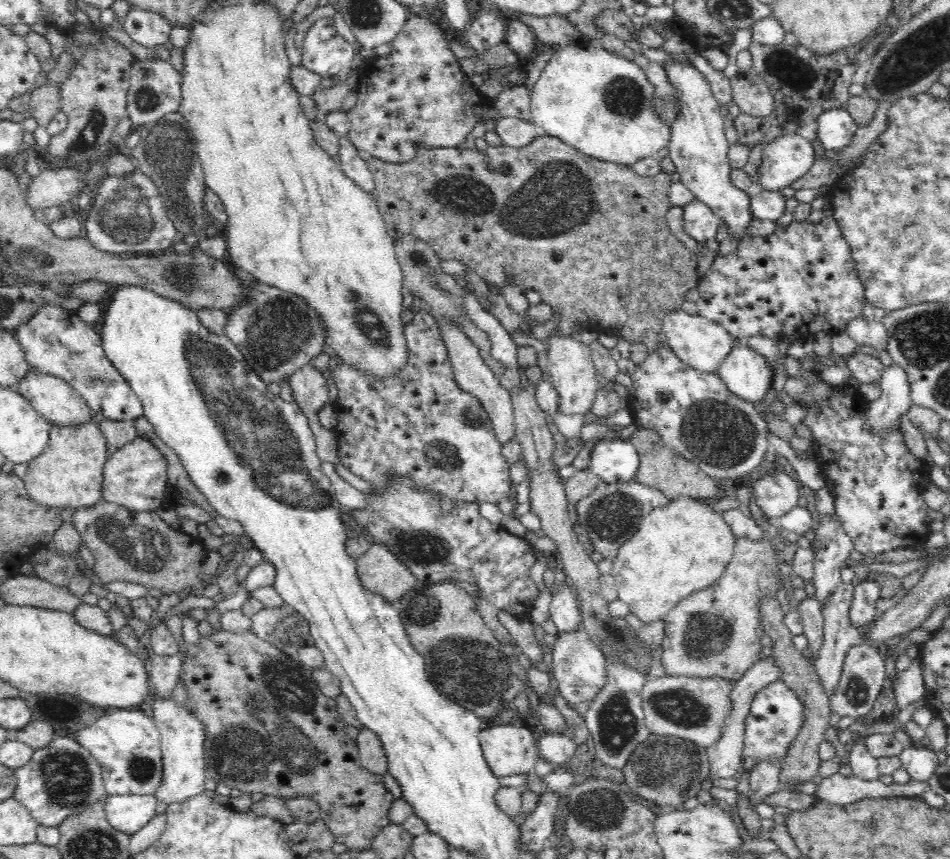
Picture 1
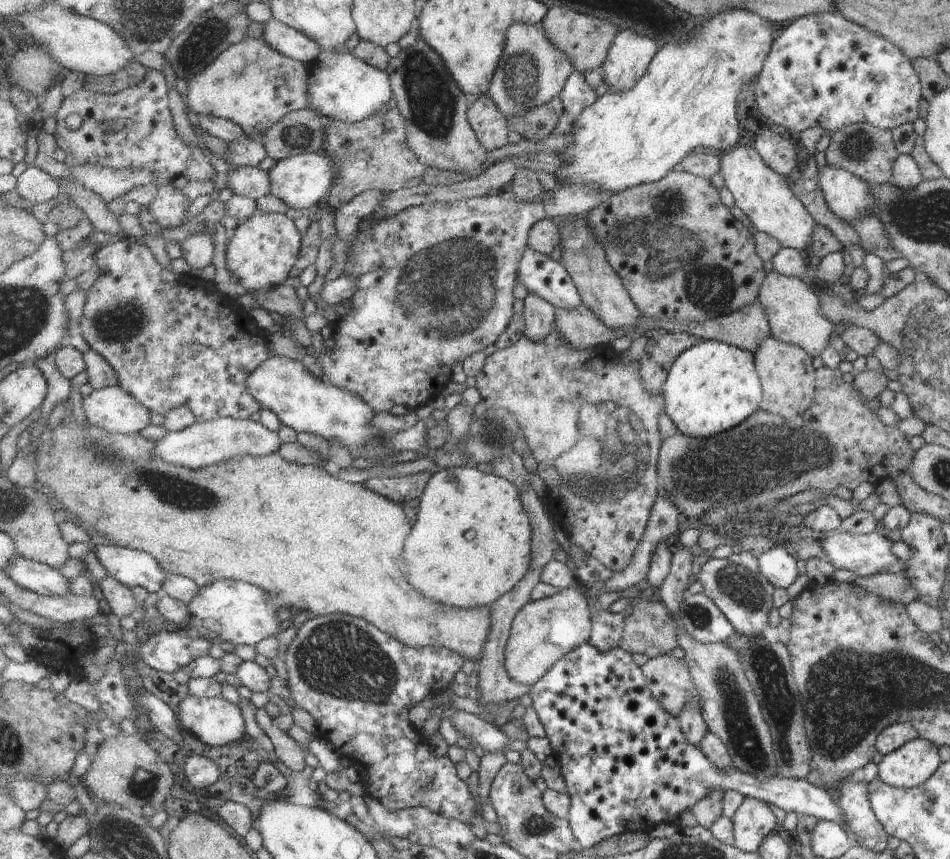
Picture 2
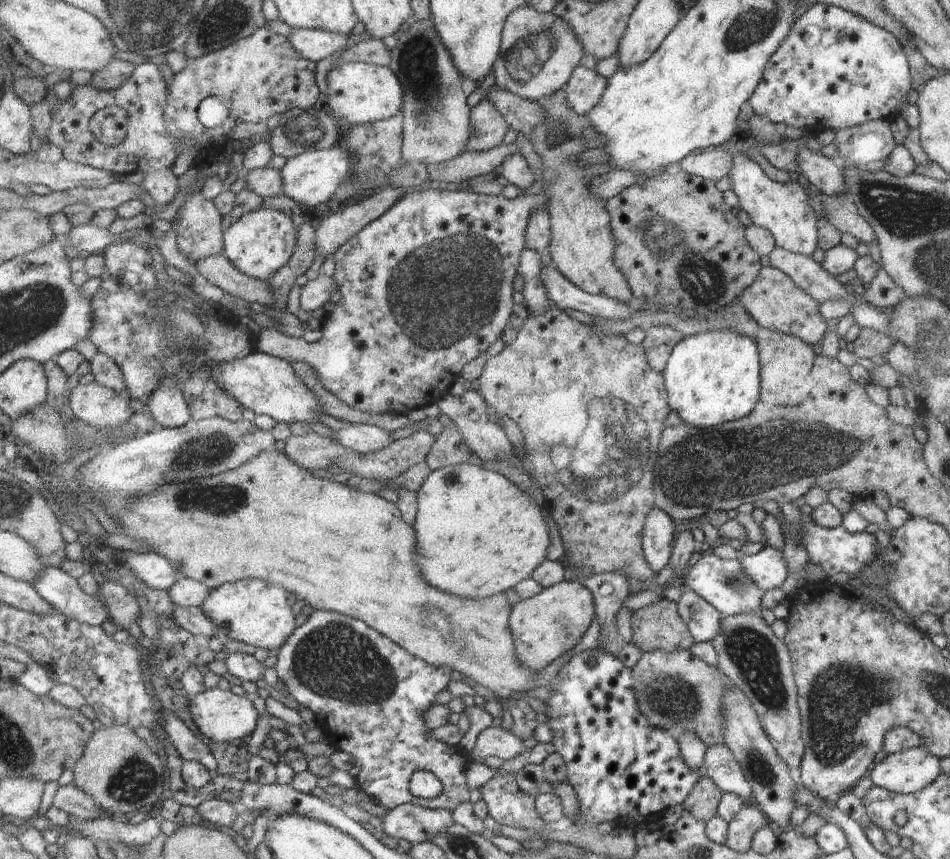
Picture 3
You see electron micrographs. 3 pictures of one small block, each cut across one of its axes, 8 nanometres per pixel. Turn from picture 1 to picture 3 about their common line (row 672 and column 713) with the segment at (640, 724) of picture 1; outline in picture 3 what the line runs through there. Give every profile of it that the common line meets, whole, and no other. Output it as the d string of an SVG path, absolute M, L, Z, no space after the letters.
M687 588L678 602L678 611L687 623L695 642L712 642L723 618L714 606Z

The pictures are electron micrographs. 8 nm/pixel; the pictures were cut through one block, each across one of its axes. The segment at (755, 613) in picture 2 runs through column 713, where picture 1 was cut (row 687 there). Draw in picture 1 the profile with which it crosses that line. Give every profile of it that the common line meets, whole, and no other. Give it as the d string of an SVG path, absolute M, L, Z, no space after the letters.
M584 624L580 625L578 632L572 634L562 634L557 636L553 652L553 672L559 684L559 695L572 706L590 703L606 686L608 675L606 675L606 657L603 652L594 646L594 643L585 633Z

